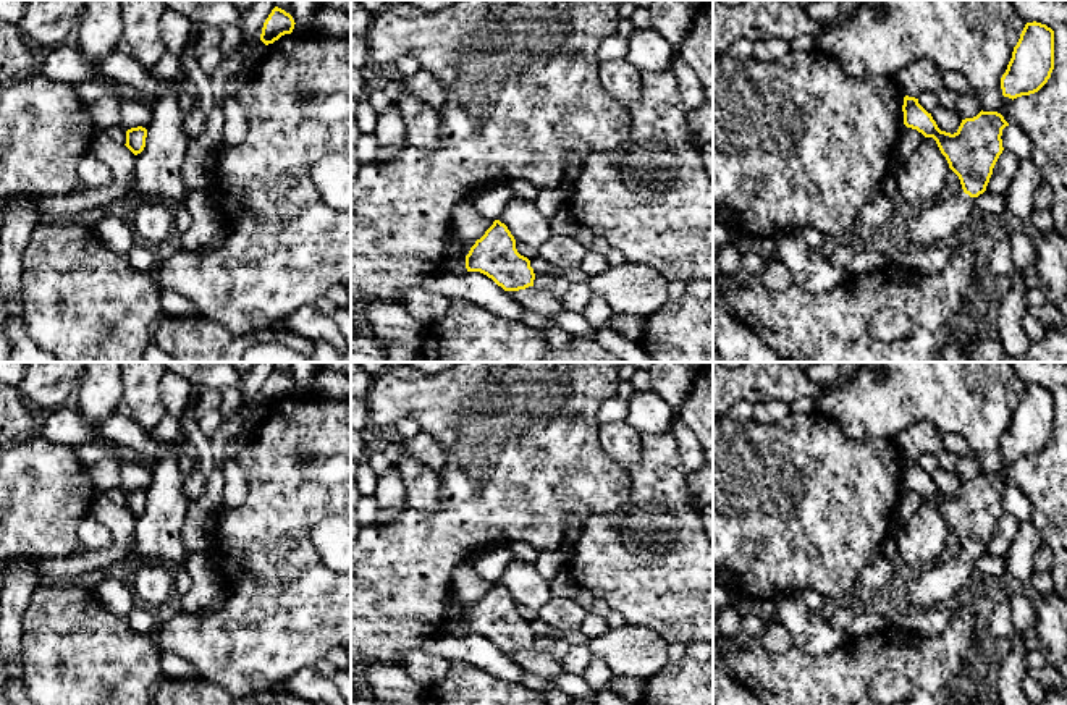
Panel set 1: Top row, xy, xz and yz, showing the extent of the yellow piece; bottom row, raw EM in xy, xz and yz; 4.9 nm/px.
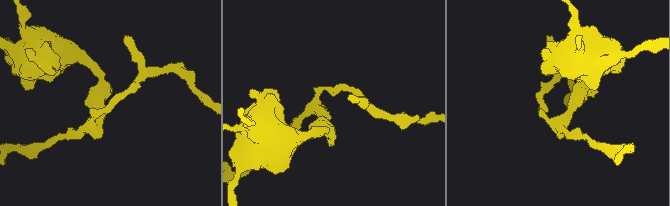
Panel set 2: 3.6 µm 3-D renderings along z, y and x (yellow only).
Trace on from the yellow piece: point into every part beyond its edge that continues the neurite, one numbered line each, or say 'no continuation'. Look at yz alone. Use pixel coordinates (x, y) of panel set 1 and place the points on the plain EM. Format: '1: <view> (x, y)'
1: yz (941, 584)

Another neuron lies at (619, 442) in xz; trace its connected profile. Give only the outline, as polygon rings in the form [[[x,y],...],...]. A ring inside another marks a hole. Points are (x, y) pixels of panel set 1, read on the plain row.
[[[624,422],[600,425],[600,445],[613,461],[629,469],[640,458],[642,433]]]

